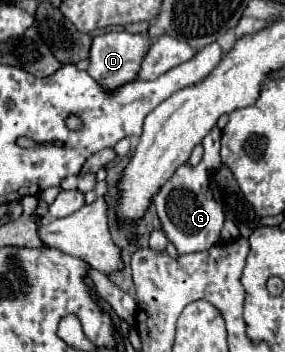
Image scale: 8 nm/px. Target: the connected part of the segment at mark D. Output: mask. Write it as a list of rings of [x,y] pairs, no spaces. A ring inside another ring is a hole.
[[[108,32],[100,34],[92,40],[90,48],[90,66],[88,74],[104,88],[104,90],[118,90],[118,86],[124,86],[126,82],[138,80],[138,70],[142,64],[142,58],[148,54],[152,46],[150,36],[144,34],[130,34],[130,32]]]

